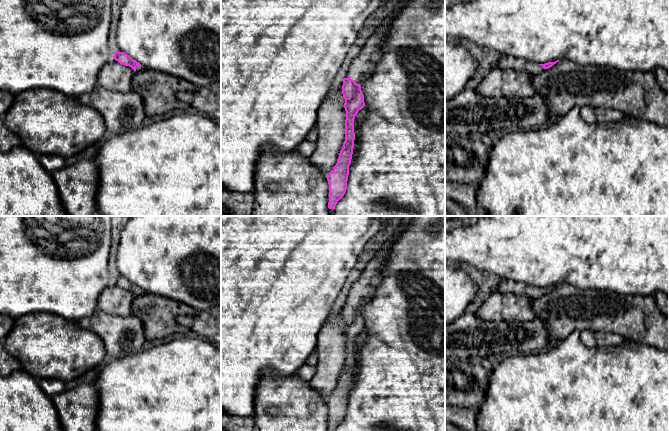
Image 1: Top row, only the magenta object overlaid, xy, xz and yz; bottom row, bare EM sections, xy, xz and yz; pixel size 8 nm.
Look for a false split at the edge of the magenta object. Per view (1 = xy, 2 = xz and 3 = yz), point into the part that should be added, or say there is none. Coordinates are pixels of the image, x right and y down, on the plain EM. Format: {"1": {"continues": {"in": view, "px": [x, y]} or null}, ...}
{"1": {"continues": {"in": "xy", "px": [139, 292]}}, "2": {"continues": {"in": "xz", "px": [362, 290]}}, "3": {"continues": {"in": "yz", "px": [504, 286]}}}

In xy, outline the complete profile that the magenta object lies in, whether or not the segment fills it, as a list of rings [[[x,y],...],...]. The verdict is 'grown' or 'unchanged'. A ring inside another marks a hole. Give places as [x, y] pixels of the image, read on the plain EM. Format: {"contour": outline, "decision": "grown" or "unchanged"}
{"contour": [[[116,275],[113,282],[120,288],[131,291],[135,296],[141,296],[144,293],[144,291],[139,286],[133,284],[124,276]]], "decision": "grown"}

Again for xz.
{"contour": [[[403,216],[400,226],[392,237],[384,244],[373,249],[368,259],[362,263],[361,275],[352,285],[349,295],[344,300],[342,318],[345,323],[344,332],[346,335],[345,365],[336,389],[327,400],[329,408],[328,431],[335,431],[347,413],[349,390],[355,364],[354,343],[358,335],[365,330],[360,307],[373,296],[375,289],[380,285],[382,269],[388,257],[389,250],[414,217]]], "decision": "grown"}

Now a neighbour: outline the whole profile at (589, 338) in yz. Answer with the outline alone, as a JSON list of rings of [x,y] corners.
[[[591,330],[581,332],[580,338],[588,347],[616,346],[624,341],[624,338],[616,333],[594,333]]]

